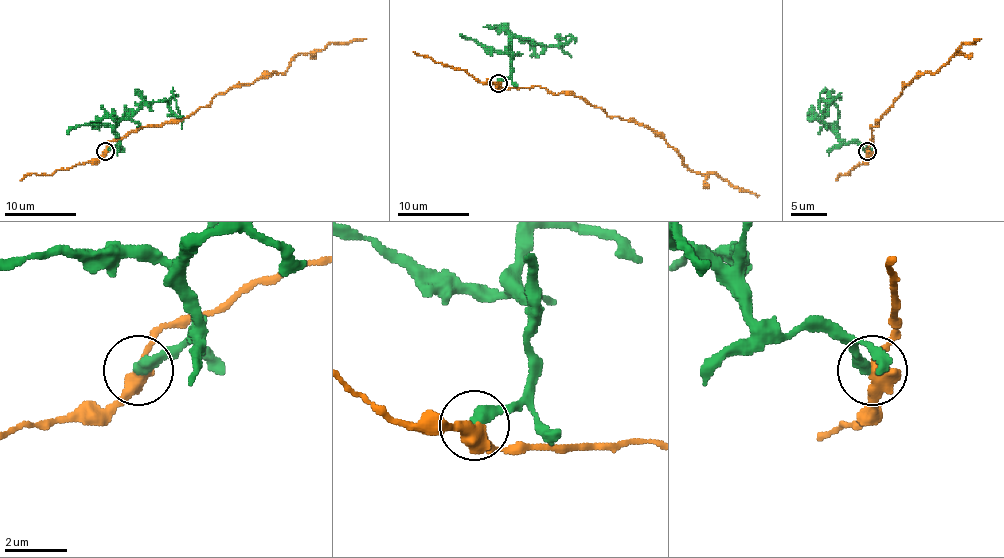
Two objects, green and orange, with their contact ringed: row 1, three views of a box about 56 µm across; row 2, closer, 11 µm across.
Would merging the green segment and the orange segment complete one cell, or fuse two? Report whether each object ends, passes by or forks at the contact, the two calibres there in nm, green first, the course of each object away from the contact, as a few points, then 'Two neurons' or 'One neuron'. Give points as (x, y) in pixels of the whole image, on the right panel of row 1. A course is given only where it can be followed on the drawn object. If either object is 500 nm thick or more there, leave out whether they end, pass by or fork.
At the ring green ends. At the ring orange passes by. Thickness 400 nm (green) against 480 nm. Course of green: (866, 152), (859, 144), (843, 143), (821, 121), (830, 101), (823, 116), (820, 94), (825, 87). Course of orange: (866, 152), (872, 141), (870, 127), (879, 123), (904, 87), (915, 78), (936, 73), (965, 42), (979, 39). Two neurons

